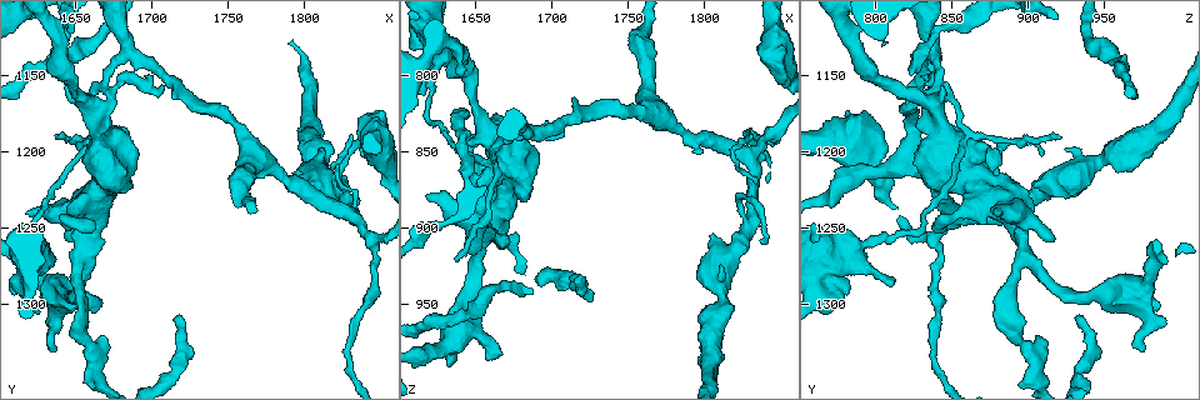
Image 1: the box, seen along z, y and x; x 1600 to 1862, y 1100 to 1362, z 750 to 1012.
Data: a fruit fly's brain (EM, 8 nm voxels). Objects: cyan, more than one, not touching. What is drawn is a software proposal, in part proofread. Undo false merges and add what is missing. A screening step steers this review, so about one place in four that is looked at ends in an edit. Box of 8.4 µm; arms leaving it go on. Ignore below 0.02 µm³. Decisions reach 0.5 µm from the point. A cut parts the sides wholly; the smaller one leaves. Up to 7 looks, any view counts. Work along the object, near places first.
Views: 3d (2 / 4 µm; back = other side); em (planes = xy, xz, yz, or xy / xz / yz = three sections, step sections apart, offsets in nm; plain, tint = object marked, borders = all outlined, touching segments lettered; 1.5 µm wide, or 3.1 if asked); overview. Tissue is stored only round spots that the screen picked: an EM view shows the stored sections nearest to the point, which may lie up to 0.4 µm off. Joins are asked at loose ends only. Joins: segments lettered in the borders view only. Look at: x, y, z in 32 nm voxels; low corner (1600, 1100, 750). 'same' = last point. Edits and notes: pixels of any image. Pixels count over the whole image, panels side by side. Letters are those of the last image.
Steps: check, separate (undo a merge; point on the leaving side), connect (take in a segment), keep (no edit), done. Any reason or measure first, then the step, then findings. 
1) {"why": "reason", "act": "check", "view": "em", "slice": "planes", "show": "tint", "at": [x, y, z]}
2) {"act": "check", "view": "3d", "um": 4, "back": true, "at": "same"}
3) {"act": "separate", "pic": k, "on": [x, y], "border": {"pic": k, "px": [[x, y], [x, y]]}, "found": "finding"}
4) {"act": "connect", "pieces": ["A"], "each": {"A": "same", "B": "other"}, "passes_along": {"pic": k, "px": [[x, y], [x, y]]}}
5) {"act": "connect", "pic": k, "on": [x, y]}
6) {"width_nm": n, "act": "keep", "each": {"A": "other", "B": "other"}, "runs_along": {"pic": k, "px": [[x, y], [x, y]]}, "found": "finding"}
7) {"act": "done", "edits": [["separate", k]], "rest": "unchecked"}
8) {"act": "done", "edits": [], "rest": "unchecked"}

{"why": "free end", "act": "check", "view": "3d", "um": 4, "at": [1838, 1204, 910]}

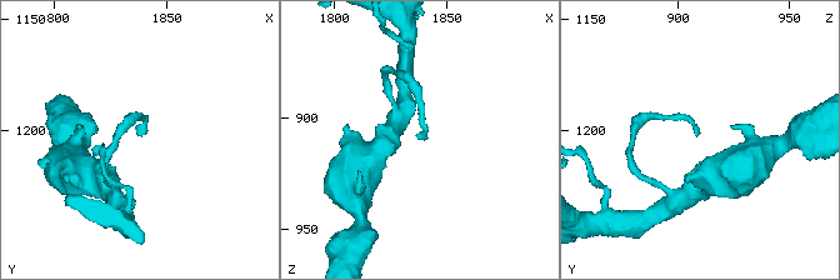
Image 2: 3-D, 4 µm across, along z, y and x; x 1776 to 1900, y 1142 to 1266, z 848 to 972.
{"act": "check", "view": "em", "slice": "planes", "show": "plain", "at": [1837, 1202, 908]}

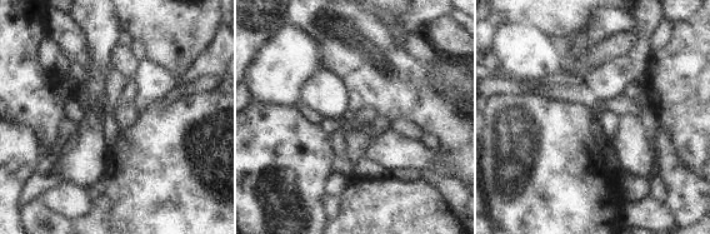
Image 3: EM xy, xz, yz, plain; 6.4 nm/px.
{"act": "check", "view": "em", "slice": "planes", "show": "borders", "at": "same"}

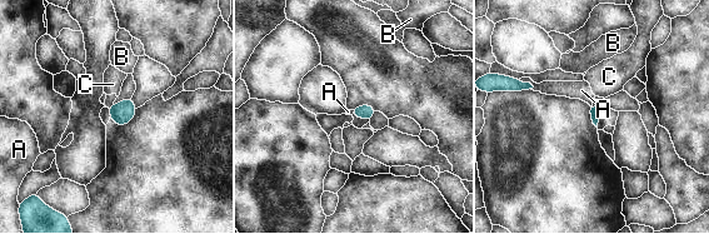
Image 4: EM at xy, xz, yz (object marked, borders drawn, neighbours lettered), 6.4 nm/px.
{"width_nm": 70, "act": "keep", "each": {"A": "other", "B": "other", "C": "other"}, "border": {"pic": 4, "px": [[520, 80], [529, 81], [534, 86]]}, "found": "no lettered segment goes on from it"}

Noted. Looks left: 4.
{"why": "thin neck", "act": "check", "view": "3d", "um": 2, "back": true, "at": [1640, 1130, 836]}

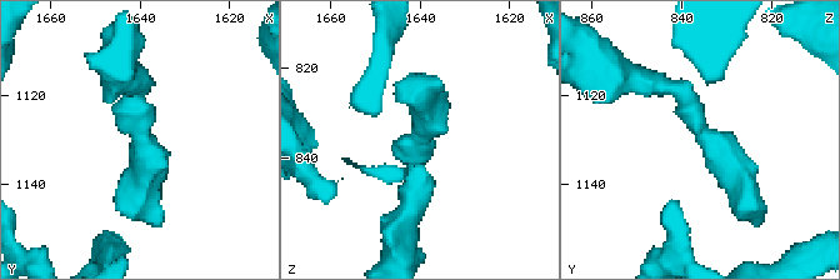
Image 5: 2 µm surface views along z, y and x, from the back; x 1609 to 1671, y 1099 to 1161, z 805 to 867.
{"act": "check", "view": "em", "slice": "yz", "step": 4, "show": "tint", "at": [1639, 1129, 835]}

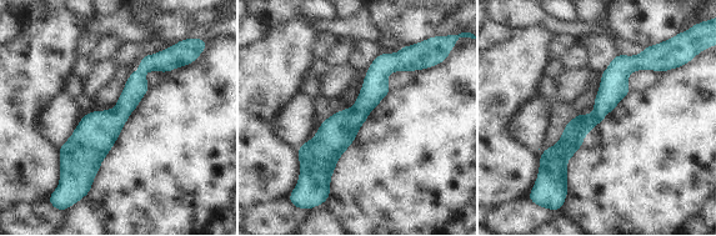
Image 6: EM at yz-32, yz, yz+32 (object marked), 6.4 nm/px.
{"why": "cut it another way", "act": "check", "view": "em", "slice": "planes", "show": "borders", "at": "same"}

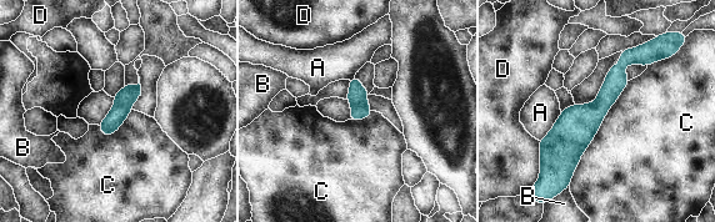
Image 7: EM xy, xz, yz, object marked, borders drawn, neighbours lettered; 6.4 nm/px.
{"act": "keep", "each": {"A": "other", "B": "other", "C": "other", "D": "other"}, "border": {"pic": 7, "px": [[630, 80], [581, 155], [569, 186]]}, "found": "one neuron here"}

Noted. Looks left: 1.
{"why": "sharp bend", "act": "check", "view": "em", "slice": "planes", "show": "borders", "at": [1662, 1202, 856]}

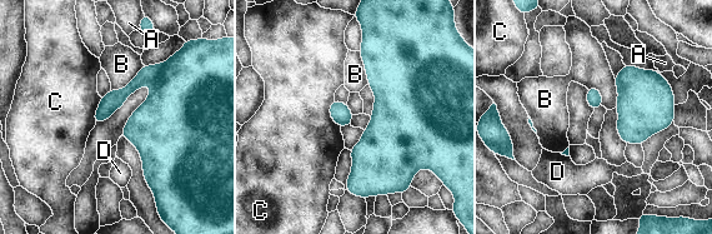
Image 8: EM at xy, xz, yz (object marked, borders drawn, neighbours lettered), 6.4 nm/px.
{"act": "separate", "pic": 8, "on": [146, 75], "each": {"A": "other", "B": "other", "C": "other", "D": "other"}, "border": {"pic": 8, "px": [[164, 65], [150, 85]]}, "found": "two neurons meet here"}

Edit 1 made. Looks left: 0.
{"act": "done", "edits": [["separate", 8]], "rest": "unchecked"}

